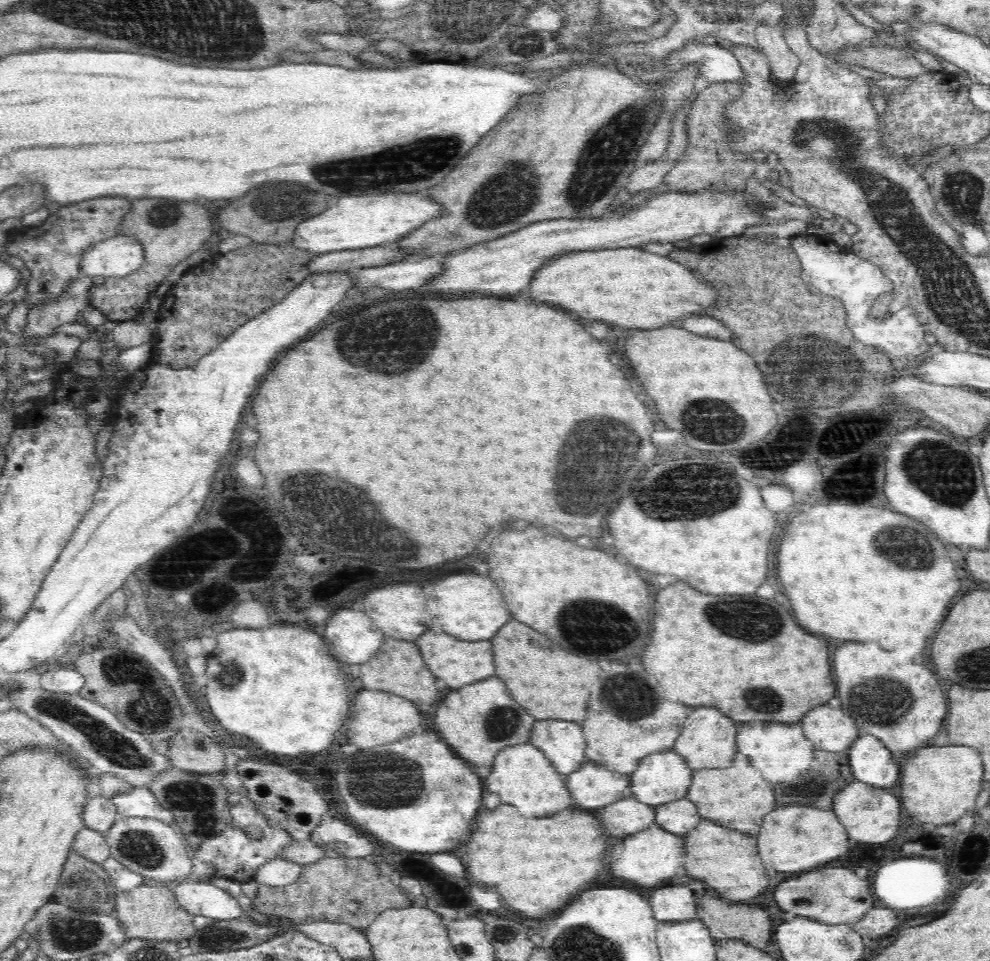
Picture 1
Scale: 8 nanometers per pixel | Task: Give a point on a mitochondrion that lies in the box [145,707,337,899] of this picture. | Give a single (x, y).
(194, 799)

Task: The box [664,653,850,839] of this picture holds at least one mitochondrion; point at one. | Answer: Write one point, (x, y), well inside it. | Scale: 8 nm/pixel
(761, 699)

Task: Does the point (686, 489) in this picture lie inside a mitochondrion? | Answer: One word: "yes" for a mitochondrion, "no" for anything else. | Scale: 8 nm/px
yes

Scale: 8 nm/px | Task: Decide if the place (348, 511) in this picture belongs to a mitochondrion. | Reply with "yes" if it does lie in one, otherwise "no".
yes

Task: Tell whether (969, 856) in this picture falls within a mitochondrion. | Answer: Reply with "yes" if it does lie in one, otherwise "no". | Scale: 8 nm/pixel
no

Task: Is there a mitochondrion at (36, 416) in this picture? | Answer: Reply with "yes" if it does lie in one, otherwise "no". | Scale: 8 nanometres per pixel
no

